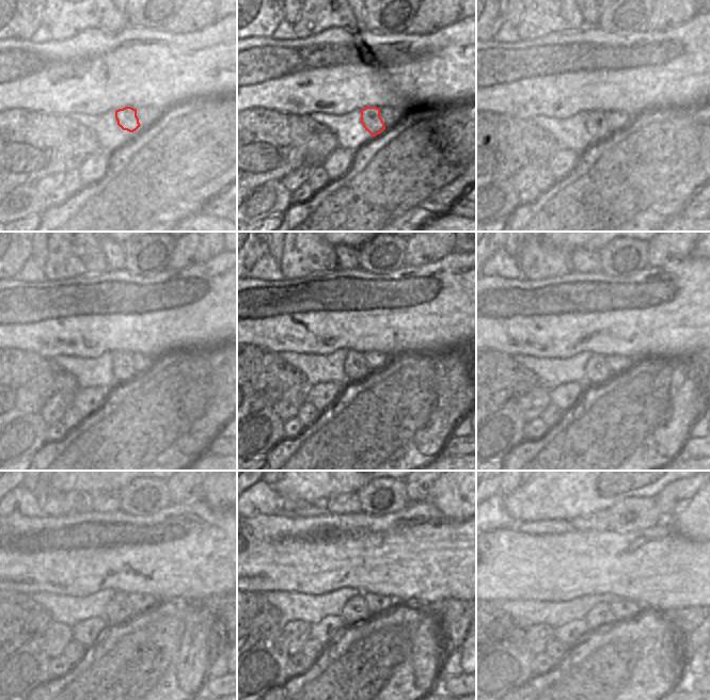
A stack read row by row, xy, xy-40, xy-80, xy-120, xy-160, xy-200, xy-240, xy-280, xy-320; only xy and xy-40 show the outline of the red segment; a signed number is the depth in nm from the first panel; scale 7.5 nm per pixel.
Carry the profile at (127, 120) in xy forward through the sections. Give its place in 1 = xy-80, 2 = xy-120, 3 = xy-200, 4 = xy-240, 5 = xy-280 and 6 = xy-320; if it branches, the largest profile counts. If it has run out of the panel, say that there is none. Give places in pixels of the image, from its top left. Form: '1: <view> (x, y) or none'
1: xy-80 (597, 126)
2: xy-120 (122, 367)
3: xy-200 (597, 370)
4: xy-240 (117, 610)
5: xy-280 (356, 610)
6: xy-320 (598, 615)

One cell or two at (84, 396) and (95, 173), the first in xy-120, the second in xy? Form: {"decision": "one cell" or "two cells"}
{"decision": "one cell"}

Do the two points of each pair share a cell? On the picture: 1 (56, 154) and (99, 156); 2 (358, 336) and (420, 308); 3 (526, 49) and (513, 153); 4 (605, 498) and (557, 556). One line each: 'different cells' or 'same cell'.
1: different cells
2: same cell
3: different cells
4: different cells

